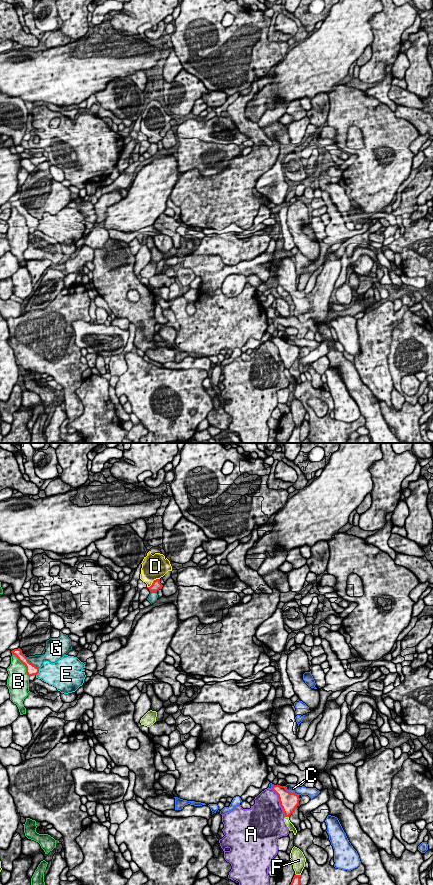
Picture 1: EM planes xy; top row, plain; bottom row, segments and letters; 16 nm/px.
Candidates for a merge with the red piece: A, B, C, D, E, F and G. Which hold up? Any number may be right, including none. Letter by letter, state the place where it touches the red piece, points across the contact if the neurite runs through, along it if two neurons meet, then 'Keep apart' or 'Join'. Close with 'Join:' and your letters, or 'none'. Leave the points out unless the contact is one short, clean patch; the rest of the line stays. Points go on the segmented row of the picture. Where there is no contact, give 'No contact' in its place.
A: Touches red at xy (280, 803). Keep apart
B: Touches red at xy (23, 664). Keep apart
C: Touches red at xy (290, 792). Keep apart
D: Touches red at xy (153, 582). Path across: xy (156, 585), (153, 582), (154, 567). Join
E: Touches red at xy (38, 672). Keep apart
F: Touches red at xy (298, 875). Keep apart
G: Touches red at xy (31, 663). Keep apart
Join: D

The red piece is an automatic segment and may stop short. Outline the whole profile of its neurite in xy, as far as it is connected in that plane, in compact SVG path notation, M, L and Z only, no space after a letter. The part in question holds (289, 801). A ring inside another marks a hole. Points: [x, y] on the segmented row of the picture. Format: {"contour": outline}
{"contour": "M272 784L272 790L278 795L280 806L285 814L289 817L299 805L299 795L289 792L285 786Z"}

